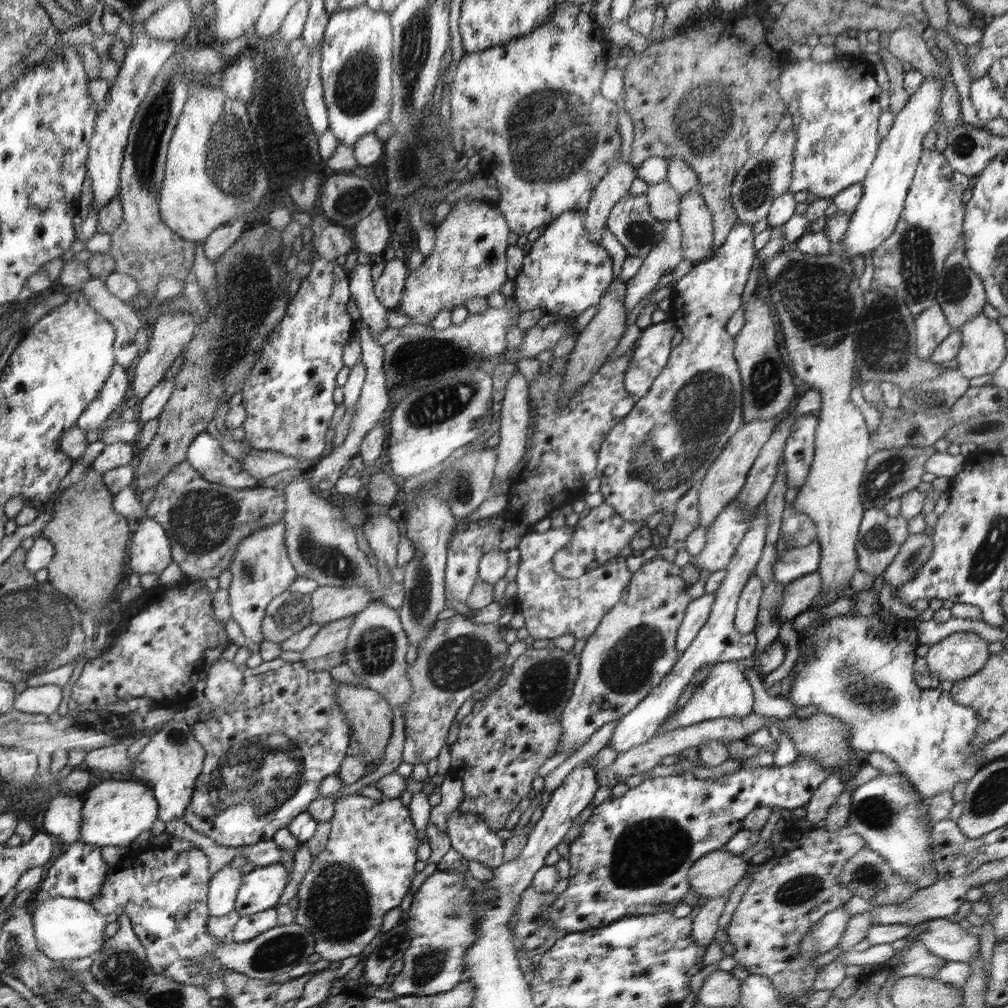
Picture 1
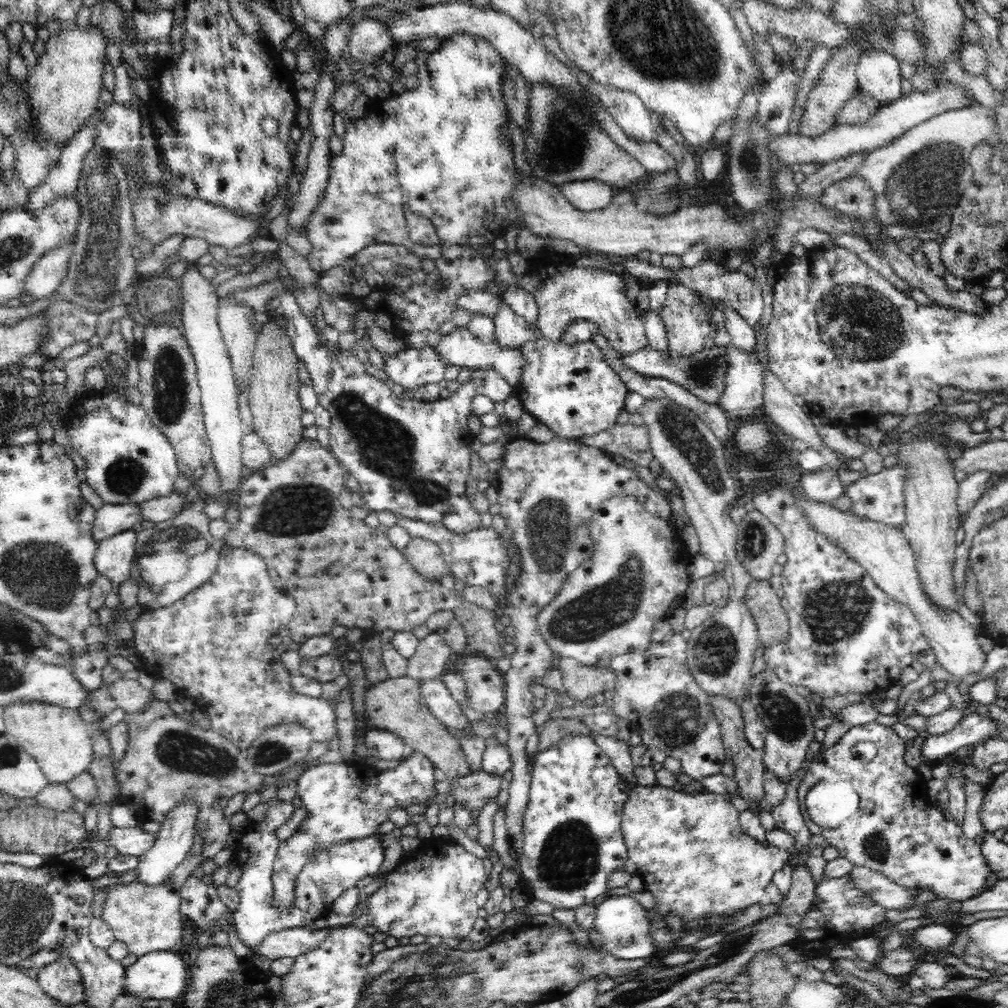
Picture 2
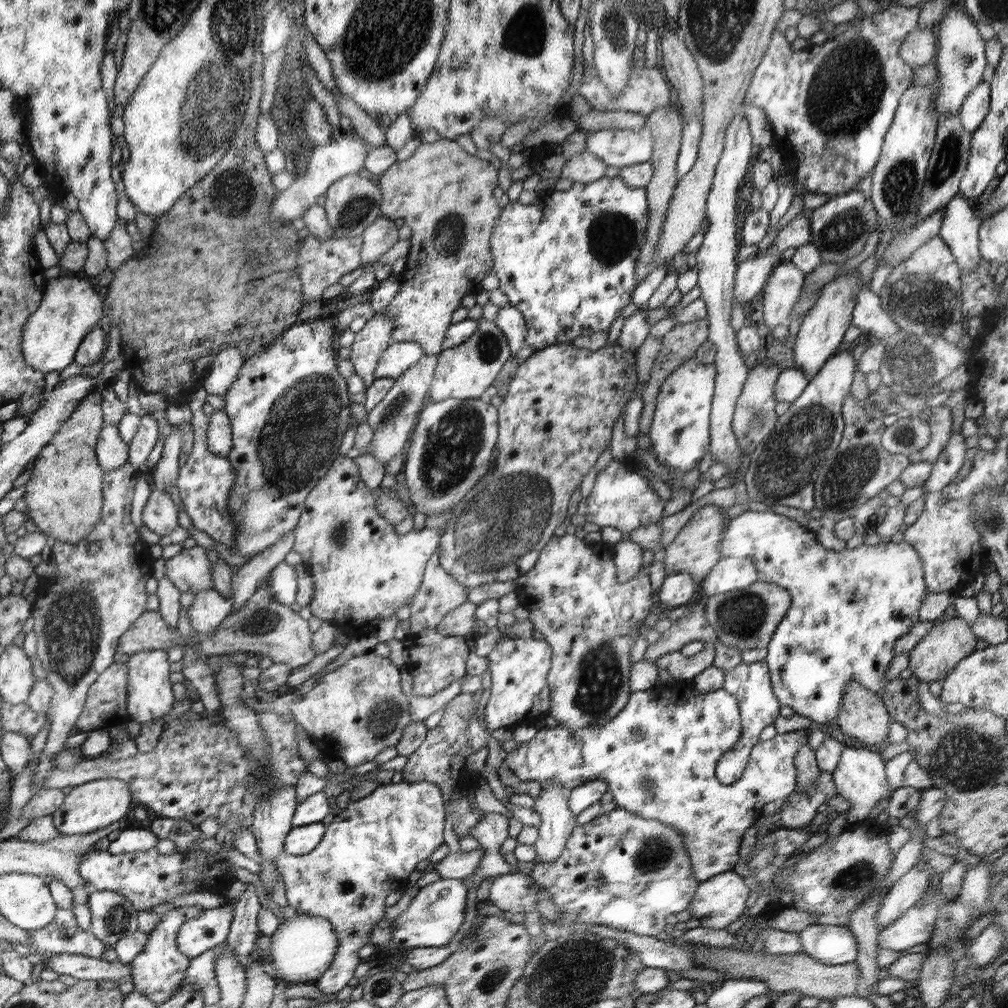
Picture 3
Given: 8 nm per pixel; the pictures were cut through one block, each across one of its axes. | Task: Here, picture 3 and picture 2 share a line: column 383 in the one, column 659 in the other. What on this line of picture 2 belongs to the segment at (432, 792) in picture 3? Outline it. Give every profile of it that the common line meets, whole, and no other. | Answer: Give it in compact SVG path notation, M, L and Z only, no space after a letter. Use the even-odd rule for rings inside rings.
M636 784L624 804L621 832L629 860L638 866L646 890L658 900L658 916L680 916L686 930L704 930L706 936L720 932L718 926L724 924L726 918L765 901L768 883L792 860L792 854L786 850L762 846L747 836L739 822L741 812L734 808L729 797L721 794L698 790L696 794L690 794L673 787Z

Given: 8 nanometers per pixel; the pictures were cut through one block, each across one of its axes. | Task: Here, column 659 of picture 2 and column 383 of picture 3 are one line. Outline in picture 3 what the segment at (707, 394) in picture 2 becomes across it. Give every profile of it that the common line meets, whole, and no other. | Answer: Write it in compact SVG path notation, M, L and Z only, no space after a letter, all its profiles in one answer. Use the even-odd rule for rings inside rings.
M392 342L378 360L374 377L397 380L422 358L424 350L415 343Z

